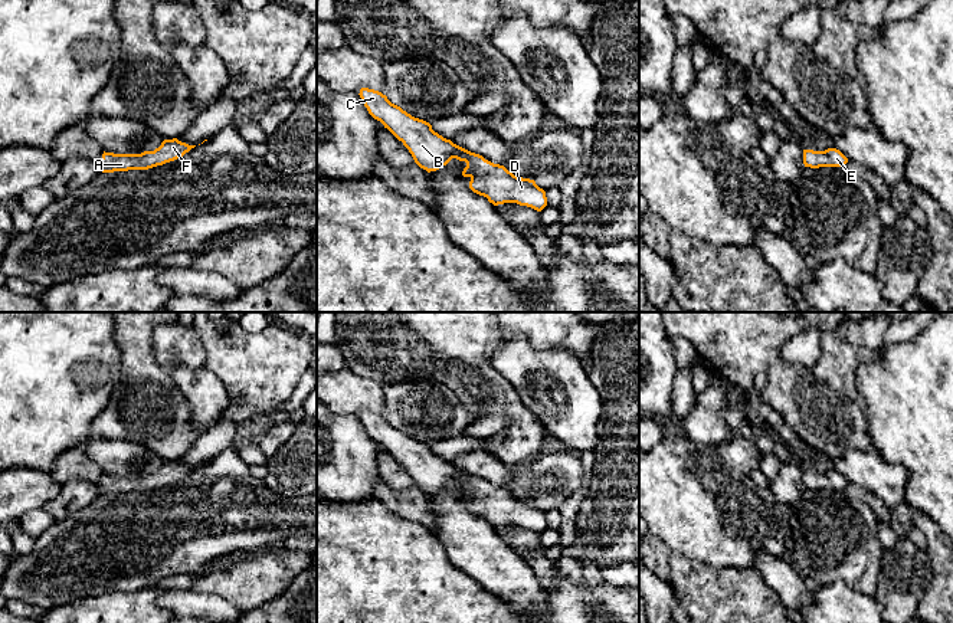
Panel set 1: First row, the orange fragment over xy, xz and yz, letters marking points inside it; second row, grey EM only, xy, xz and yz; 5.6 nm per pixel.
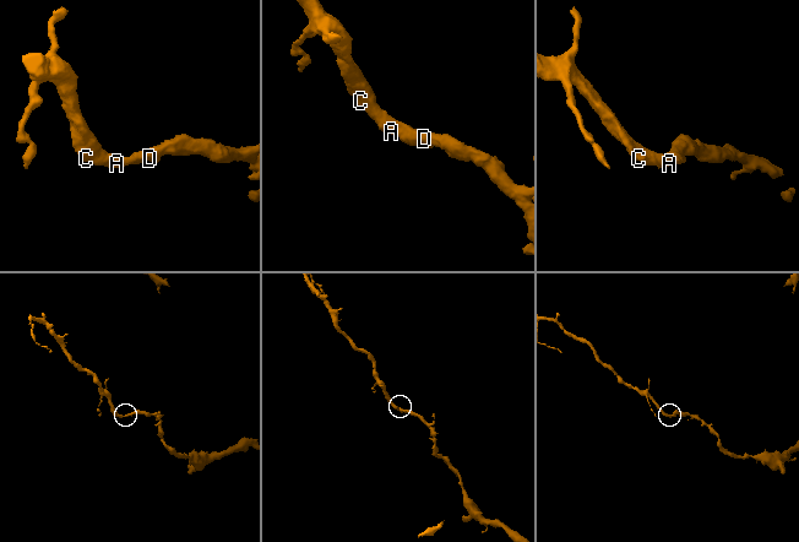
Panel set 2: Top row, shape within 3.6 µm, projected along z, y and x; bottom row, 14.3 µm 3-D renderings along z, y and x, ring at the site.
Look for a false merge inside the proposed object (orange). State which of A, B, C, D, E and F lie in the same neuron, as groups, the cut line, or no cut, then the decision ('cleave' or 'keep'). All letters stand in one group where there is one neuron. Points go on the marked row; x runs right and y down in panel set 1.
A B C D E F | no cut | keep

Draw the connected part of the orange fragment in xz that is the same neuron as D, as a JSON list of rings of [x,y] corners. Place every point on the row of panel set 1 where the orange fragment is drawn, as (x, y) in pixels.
[[[361,88],[358,95],[369,114],[402,141],[415,163],[428,173],[456,158],[466,163],[462,176],[471,178],[469,188],[487,197],[494,206],[517,203],[537,212],[547,206],[546,191],[534,180],[517,177],[504,165],[494,164],[443,138],[429,122],[412,117],[379,91]]]

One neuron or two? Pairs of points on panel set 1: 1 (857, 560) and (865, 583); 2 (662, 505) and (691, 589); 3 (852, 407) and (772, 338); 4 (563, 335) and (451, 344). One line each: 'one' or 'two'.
1: one
2: two
3: one
4: two

